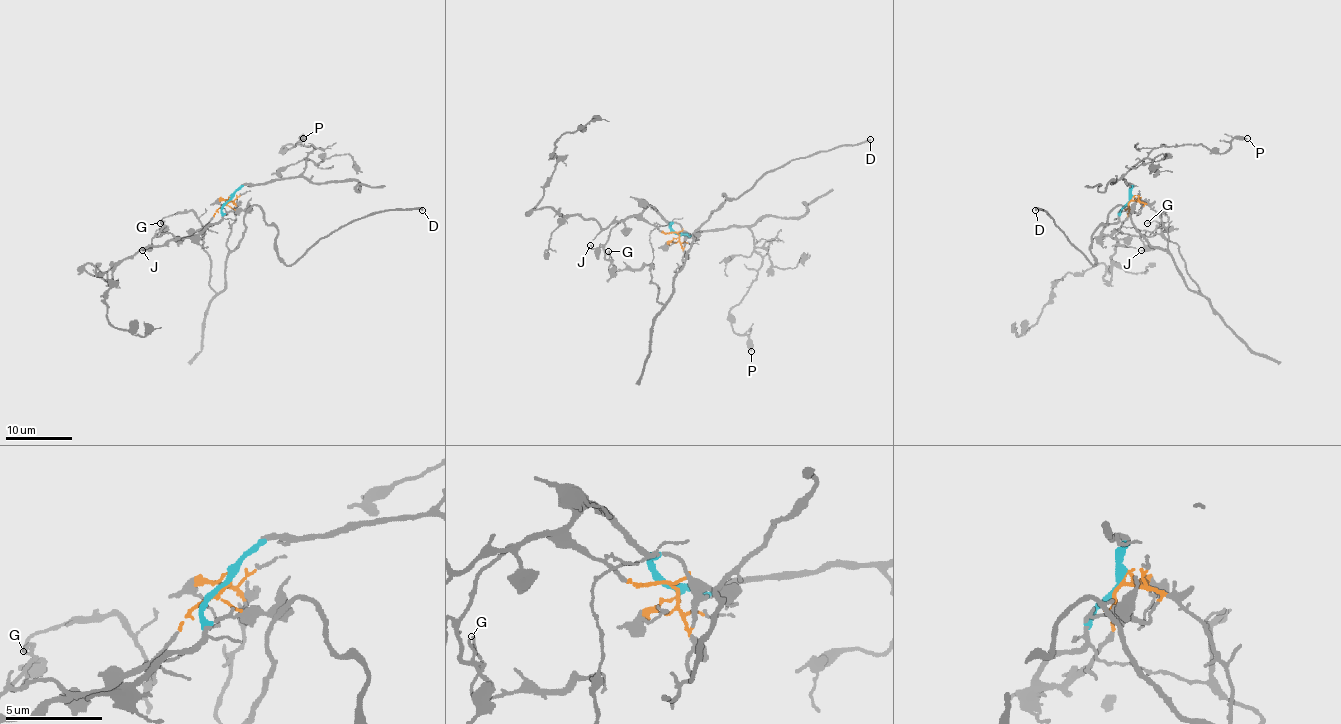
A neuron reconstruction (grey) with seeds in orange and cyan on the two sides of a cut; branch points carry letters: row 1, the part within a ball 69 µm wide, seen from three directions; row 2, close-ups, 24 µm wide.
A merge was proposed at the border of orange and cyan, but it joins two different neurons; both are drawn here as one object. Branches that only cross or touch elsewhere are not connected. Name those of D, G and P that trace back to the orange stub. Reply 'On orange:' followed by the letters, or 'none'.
On orange: D, G

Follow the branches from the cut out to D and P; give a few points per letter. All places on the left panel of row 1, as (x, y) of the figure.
D: (228, 202), (236, 215), (229, 248), (257, 205), (287, 265), (348, 223), (423, 210)
P: (228, 200), (247, 184), (299, 177), (312, 146), (282, 147), (284, 152), (304, 138)

